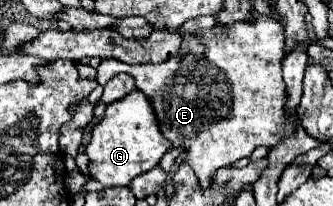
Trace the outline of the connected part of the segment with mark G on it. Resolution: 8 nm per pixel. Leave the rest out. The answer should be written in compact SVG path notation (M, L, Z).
M134 90L130 96L108 104L104 120L92 130L92 140L86 146L86 156L90 158L88 172L104 188L128 186L138 174L158 166L160 158L168 150L170 142L166 142L166 138L160 134L148 98L140 90Z

